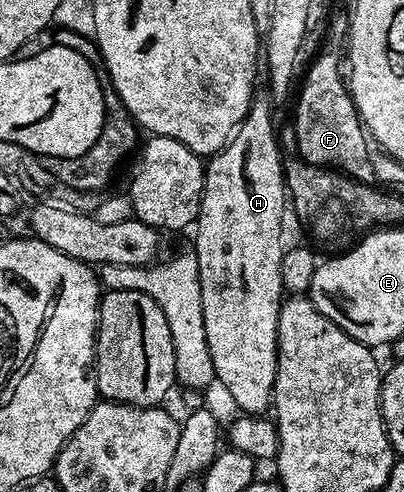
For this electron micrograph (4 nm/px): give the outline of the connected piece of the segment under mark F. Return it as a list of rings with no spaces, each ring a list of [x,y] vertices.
[[[330,47],[309,69],[296,107],[296,145],[309,166],[322,168],[336,165],[345,176],[362,185],[375,182],[374,171],[370,166],[369,140],[359,116],[359,111],[351,97],[347,84],[340,75],[342,53]]]

